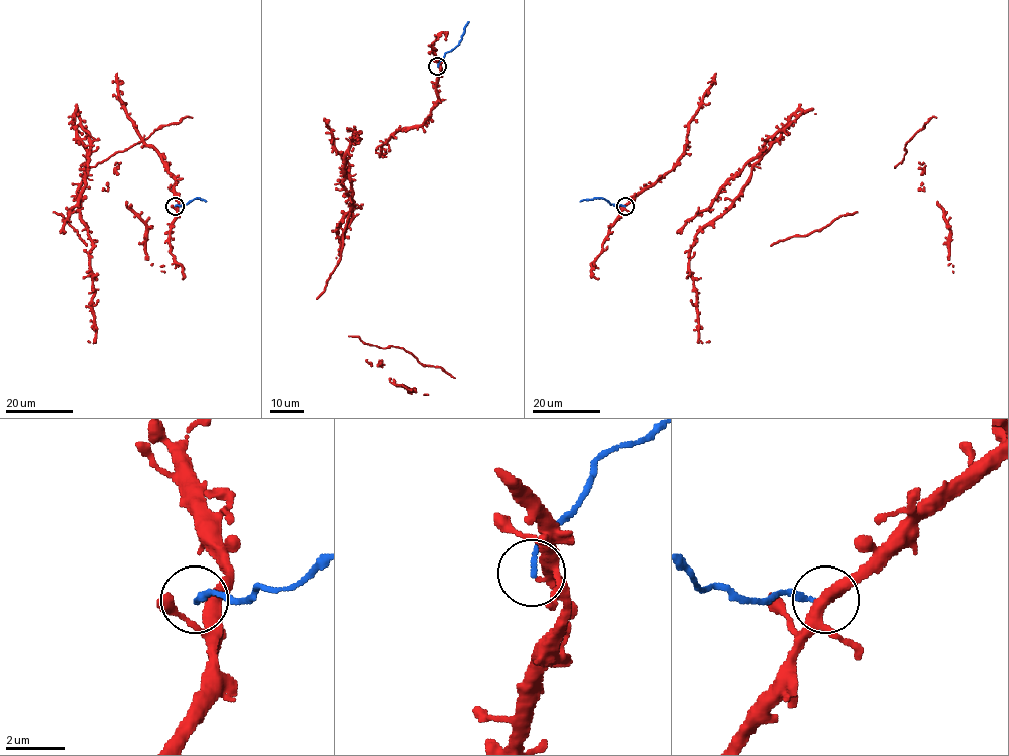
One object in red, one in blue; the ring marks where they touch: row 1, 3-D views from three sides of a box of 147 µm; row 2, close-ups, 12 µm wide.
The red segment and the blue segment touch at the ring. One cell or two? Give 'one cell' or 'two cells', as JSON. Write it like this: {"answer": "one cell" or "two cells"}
{"answer": "two cells"}

